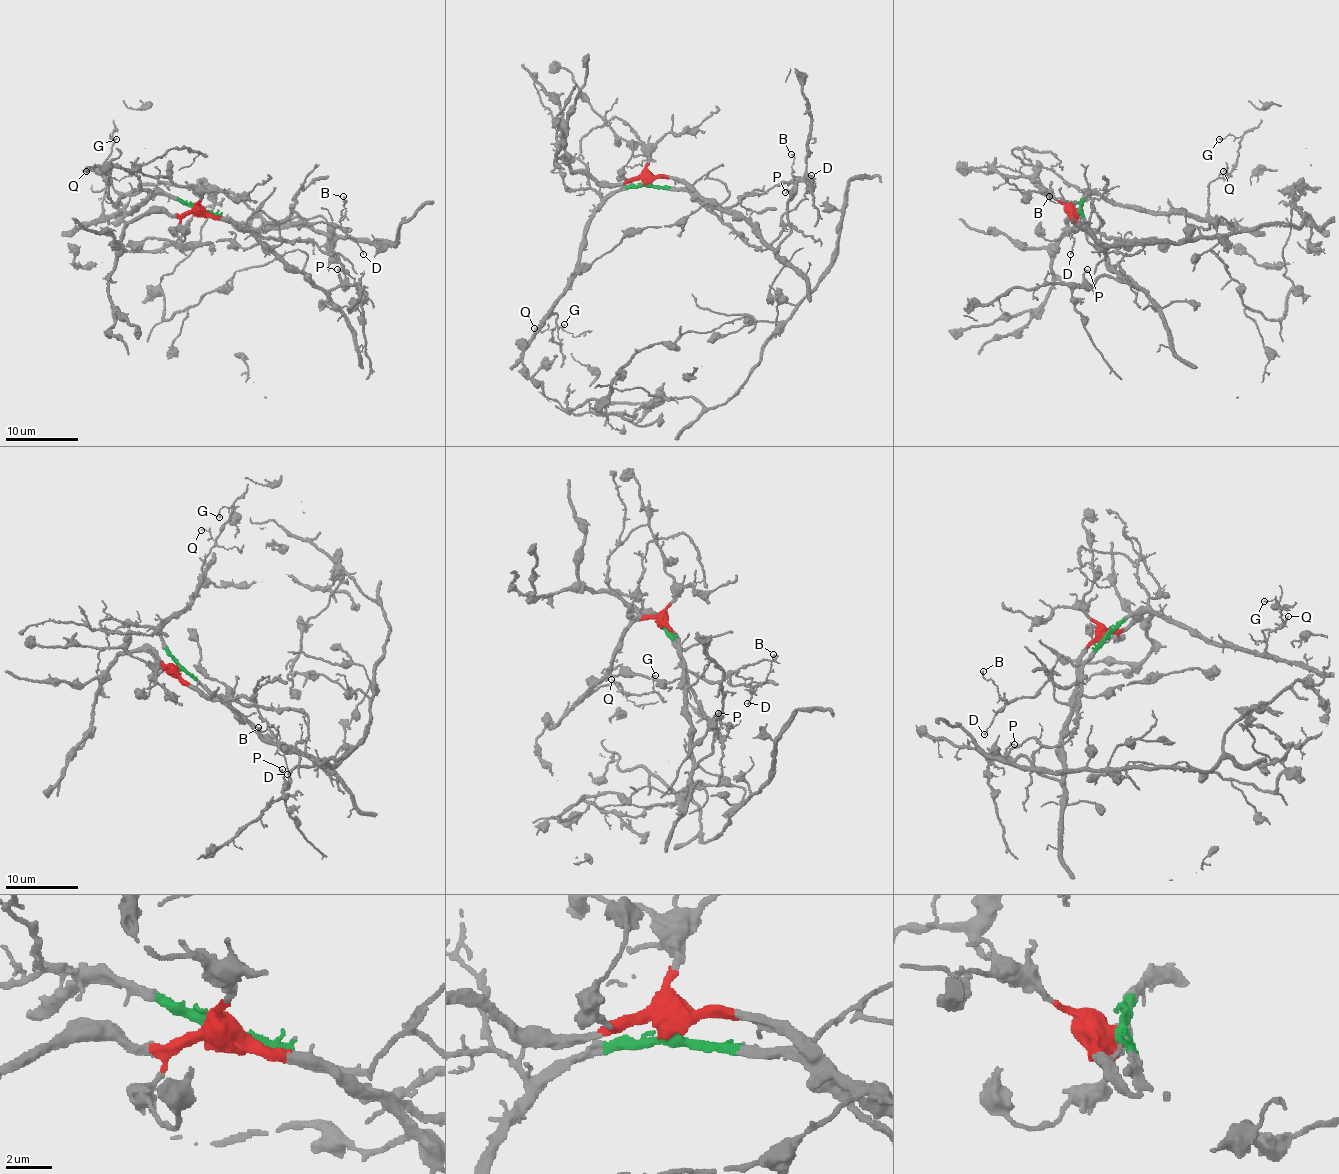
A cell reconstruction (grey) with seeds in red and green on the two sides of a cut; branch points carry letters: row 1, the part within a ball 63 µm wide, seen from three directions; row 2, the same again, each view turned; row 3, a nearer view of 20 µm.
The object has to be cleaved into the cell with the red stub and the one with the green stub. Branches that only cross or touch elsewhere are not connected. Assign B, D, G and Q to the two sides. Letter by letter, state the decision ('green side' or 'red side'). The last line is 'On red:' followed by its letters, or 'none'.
B: green side
D: green side
G: green side
Q: green side
On red: none

